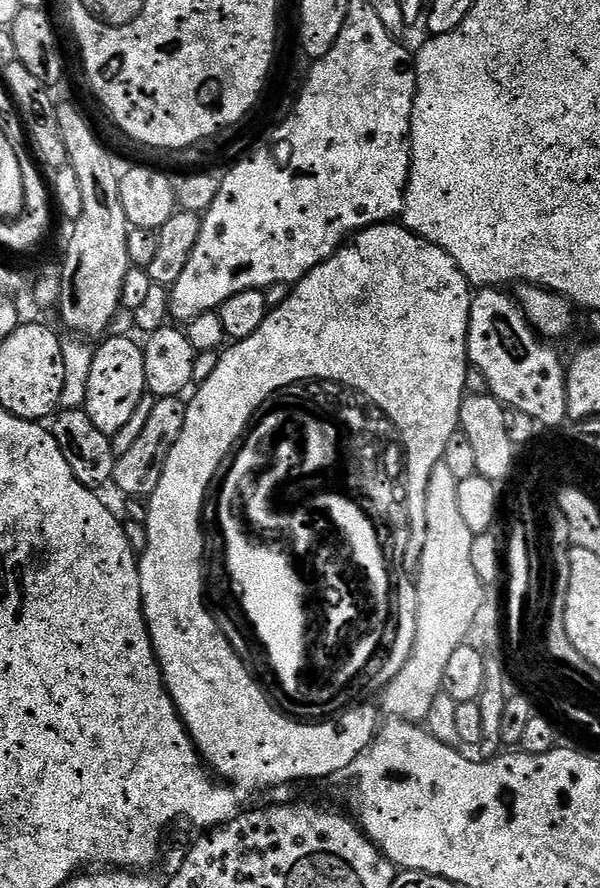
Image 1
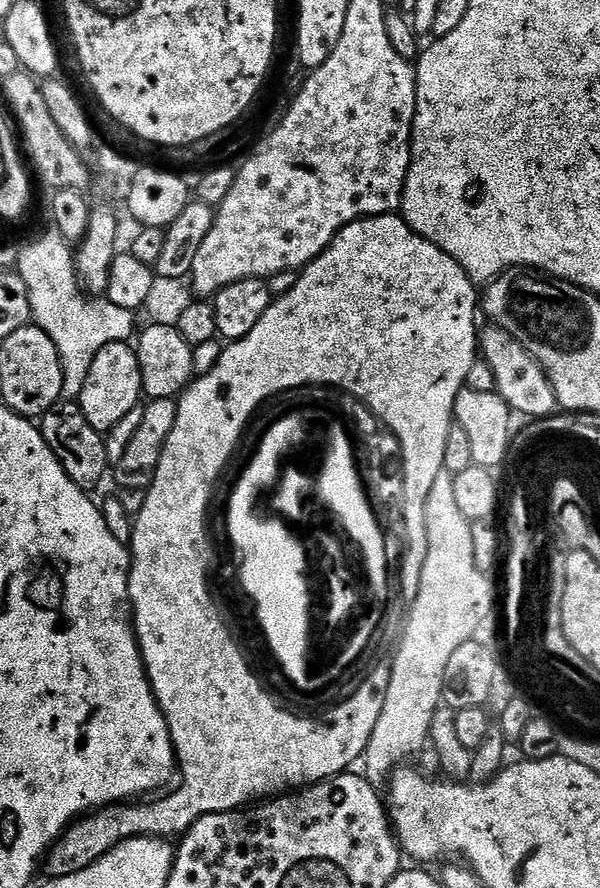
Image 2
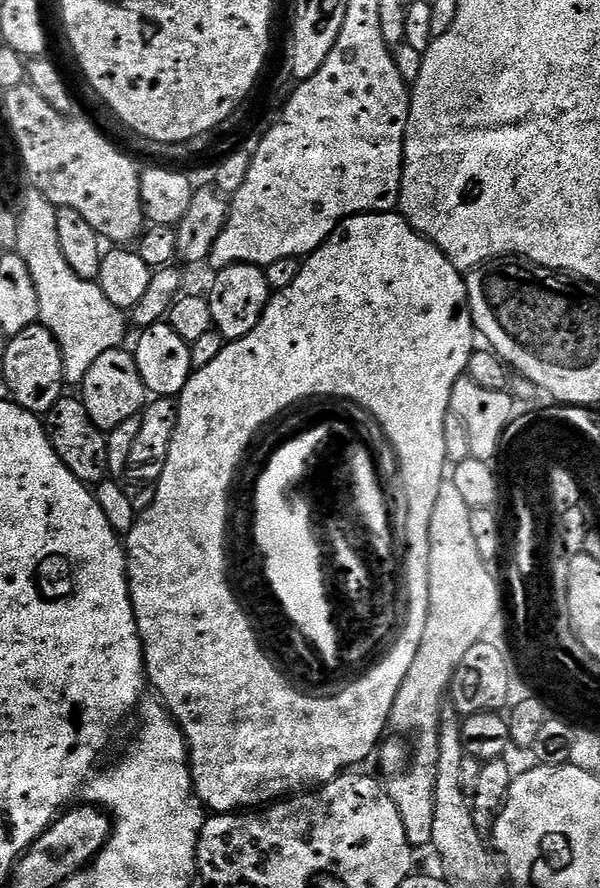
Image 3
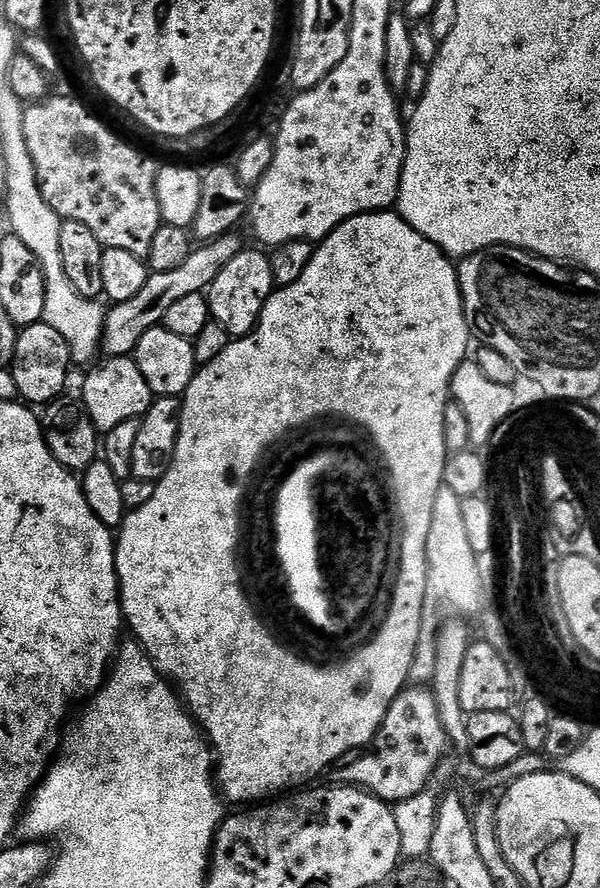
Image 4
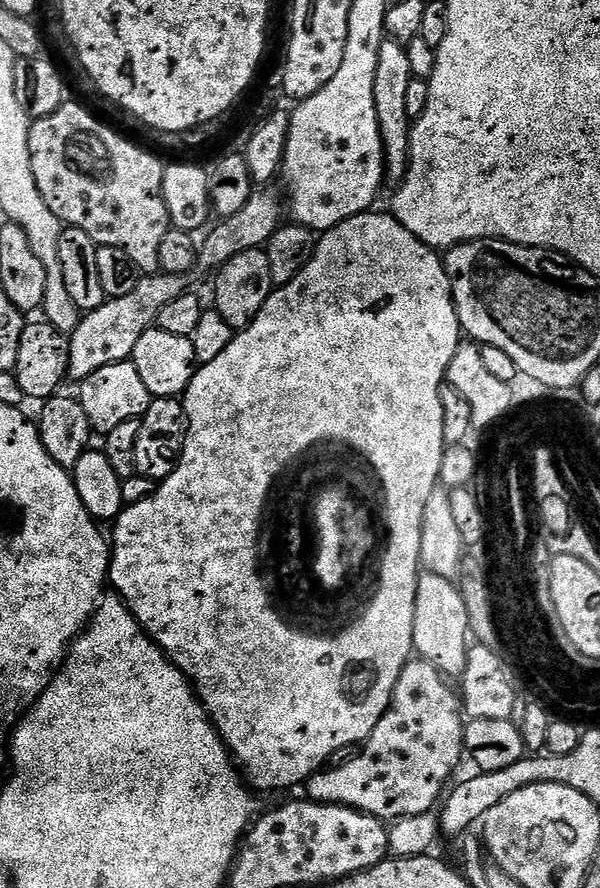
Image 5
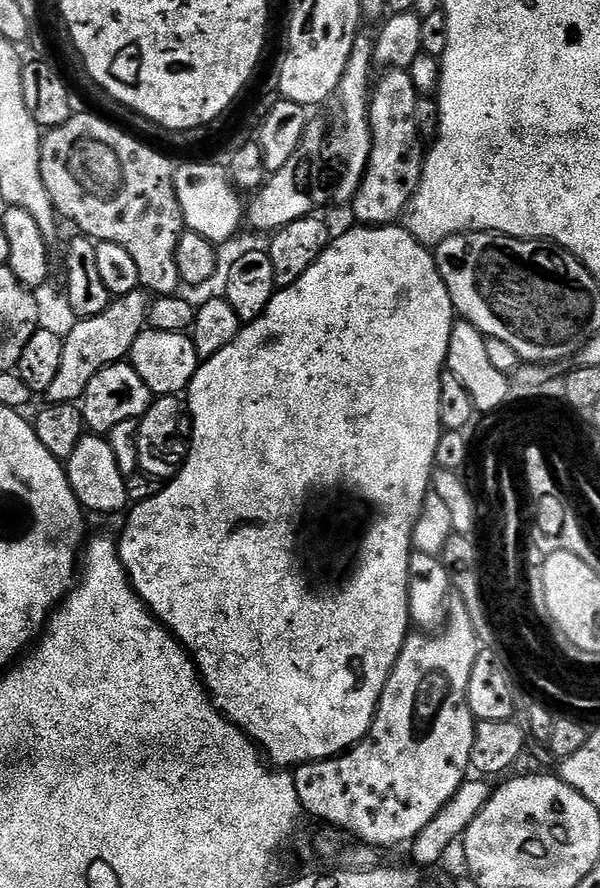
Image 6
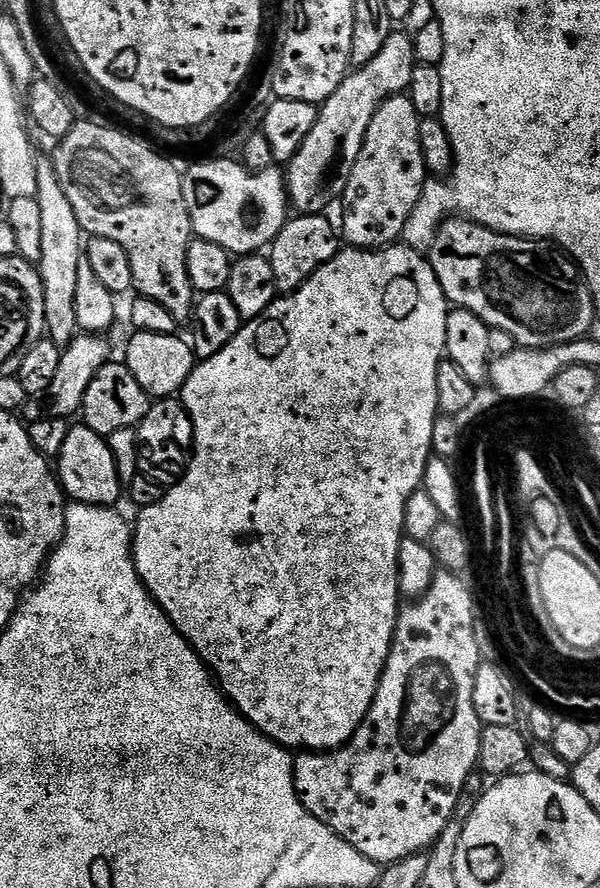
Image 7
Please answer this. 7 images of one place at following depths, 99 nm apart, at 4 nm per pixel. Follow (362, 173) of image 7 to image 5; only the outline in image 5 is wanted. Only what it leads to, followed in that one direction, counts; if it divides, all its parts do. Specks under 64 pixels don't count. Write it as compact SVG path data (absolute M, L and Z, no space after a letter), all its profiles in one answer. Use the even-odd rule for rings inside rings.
M385 39L382 50L378 50L378 71L374 74L374 108L378 110L378 126L382 130L384 143L384 166L389 181L403 181L408 173L408 151L414 119L406 112L406 94L412 79L407 47L396 39Z

